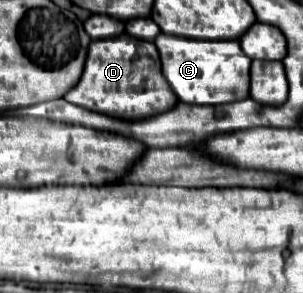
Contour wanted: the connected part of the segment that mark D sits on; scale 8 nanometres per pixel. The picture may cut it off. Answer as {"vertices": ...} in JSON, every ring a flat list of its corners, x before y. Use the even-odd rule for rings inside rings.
{"vertices":[[126,33,118,35,118,39,98,39,90,43,82,79,64,95,64,99,90,111,120,119,144,119,168,111,178,103,178,97,170,91,170,85,160,71,160,59,154,43,130,39]]}

